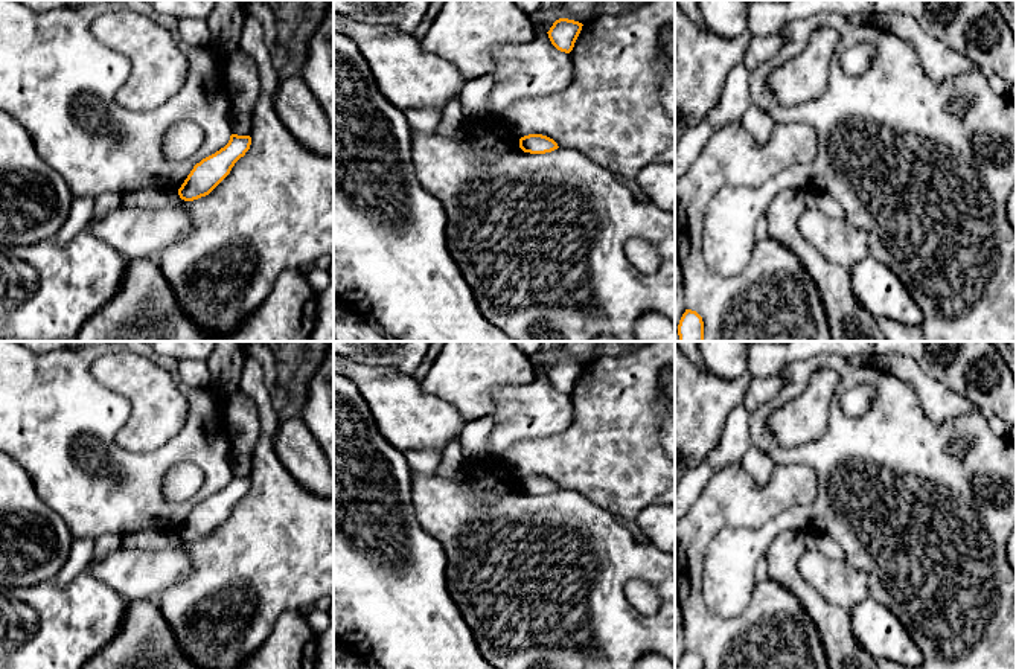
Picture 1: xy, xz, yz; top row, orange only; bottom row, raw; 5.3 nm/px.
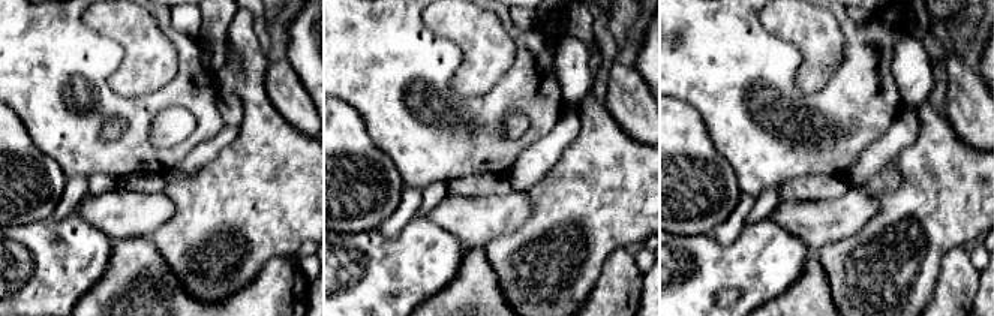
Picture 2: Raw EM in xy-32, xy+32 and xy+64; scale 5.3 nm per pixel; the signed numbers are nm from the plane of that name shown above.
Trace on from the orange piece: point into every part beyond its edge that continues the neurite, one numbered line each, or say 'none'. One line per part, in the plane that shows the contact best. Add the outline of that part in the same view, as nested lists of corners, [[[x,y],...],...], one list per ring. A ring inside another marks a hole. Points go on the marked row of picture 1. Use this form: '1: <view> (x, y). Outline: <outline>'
none

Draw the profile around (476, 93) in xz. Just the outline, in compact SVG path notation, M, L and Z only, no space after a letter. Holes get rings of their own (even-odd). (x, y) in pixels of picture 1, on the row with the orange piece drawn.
M478 76L465 81L458 98L466 117L475 117L486 113L494 82L492 76Z

